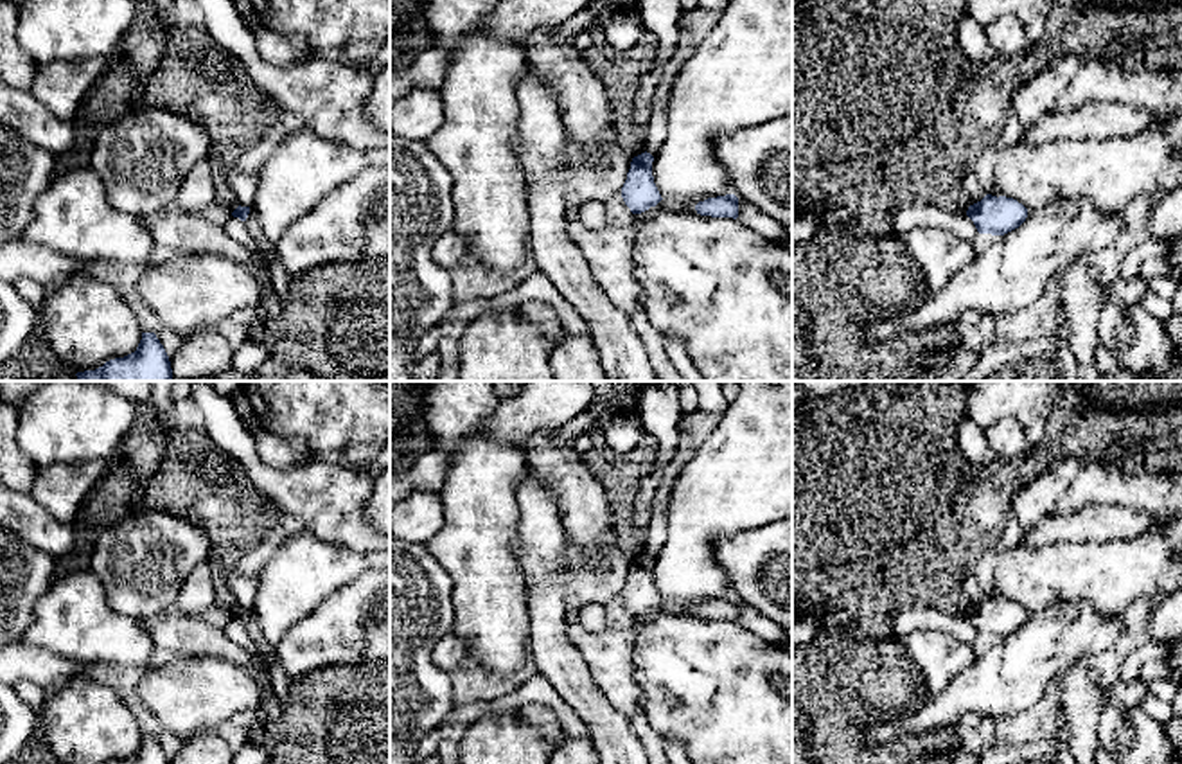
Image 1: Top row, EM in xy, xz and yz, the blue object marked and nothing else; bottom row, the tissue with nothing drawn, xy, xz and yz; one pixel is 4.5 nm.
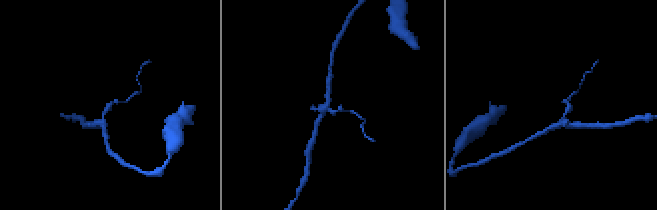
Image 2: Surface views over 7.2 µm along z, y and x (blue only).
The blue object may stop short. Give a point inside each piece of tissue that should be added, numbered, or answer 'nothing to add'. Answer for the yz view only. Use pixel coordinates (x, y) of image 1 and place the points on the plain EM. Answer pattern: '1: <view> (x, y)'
nothing to add

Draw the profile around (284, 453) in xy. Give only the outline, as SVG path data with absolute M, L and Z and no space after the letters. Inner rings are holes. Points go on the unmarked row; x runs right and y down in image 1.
M262 428L253 431L260 460L275 469L289 471L307 464L316 453L302 439L277 437Z

